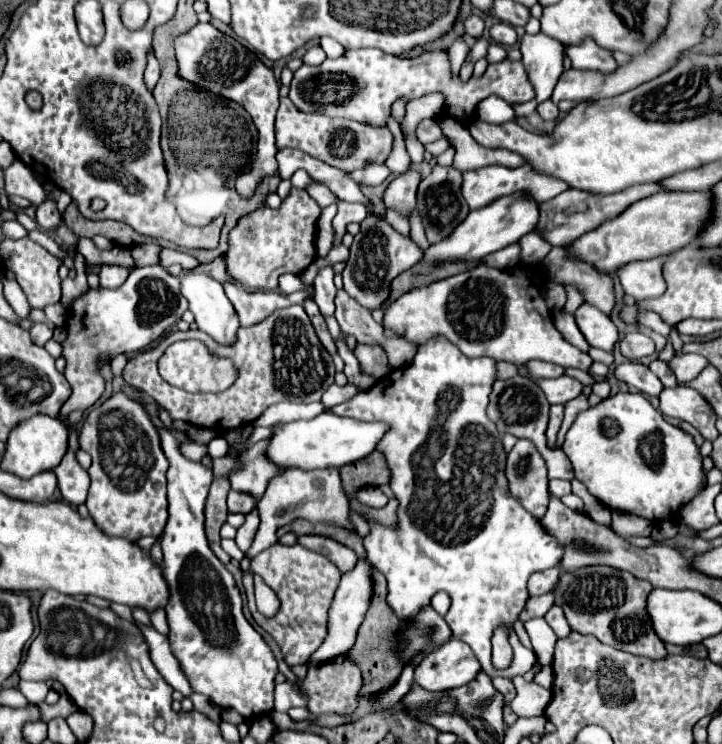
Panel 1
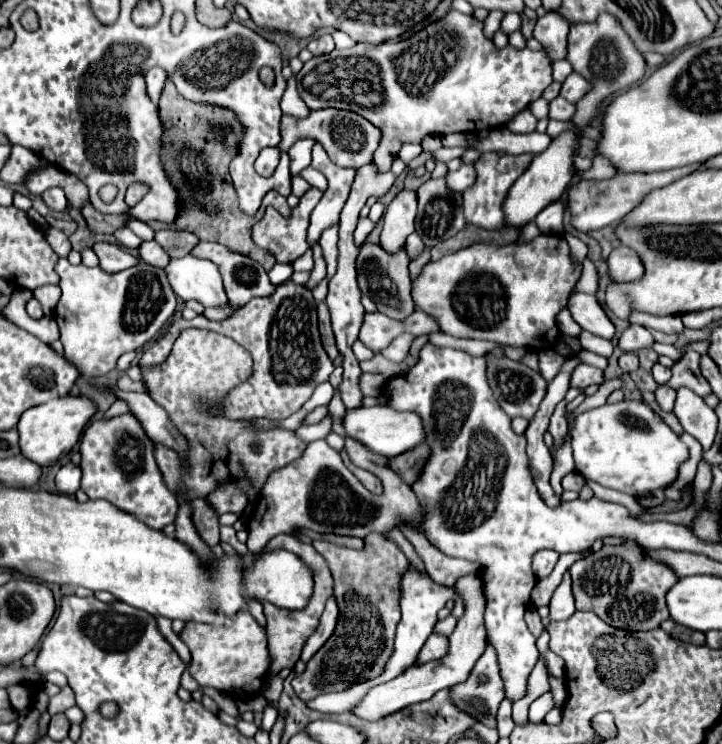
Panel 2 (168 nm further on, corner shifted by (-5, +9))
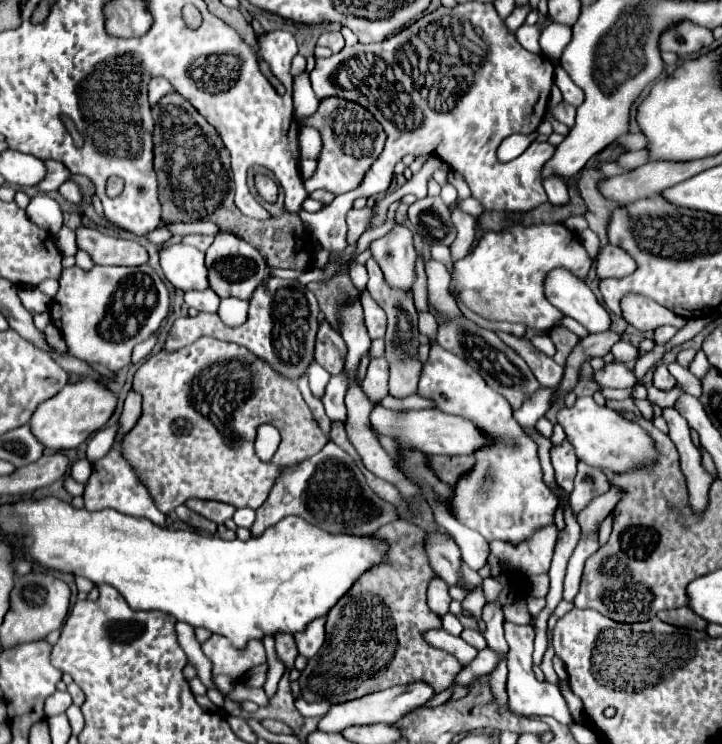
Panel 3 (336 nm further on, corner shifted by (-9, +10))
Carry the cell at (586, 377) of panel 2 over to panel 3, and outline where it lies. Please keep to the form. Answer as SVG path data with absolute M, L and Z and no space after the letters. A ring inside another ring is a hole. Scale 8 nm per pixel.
M619 362L605 364L605 368L595 372L593 378L601 384L601 388L633 388L637 384L633 370L627 364Z

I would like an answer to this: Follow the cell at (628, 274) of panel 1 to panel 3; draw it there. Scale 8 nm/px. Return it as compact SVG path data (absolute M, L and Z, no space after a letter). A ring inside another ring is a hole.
M603 246L597 254L595 272L599 278L623 278L635 270L635 260L619 246Z

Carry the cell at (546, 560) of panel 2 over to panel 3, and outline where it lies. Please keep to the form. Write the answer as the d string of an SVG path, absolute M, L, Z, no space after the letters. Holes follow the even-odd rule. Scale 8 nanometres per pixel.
M545 526L543 530L535 530L535 534L527 542L519 542L519 546L511 546L509 542L491 542L489 546L491 552L499 560L503 560L507 570L533 576L549 572L555 542L557 528Z

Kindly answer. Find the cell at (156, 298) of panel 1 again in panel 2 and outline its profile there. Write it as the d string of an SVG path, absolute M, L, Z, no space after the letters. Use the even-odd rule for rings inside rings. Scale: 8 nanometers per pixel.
M59 259L55 269L61 277L59 287L63 291L55 307L61 343L65 357L79 369L81 379L87 383L115 369L123 353L151 341L177 309L177 295L171 283L167 283L165 269L143 261L119 273L105 273L101 267L75 267L67 259Z

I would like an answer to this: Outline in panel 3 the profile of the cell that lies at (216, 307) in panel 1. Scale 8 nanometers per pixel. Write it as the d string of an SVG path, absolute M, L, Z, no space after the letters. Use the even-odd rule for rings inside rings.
M171 244L161 250L161 268L165 278L179 290L205 290L207 268L205 254L187 244Z

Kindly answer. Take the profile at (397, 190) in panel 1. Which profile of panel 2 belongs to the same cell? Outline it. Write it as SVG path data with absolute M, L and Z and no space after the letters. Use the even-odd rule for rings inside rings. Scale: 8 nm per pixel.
M401 189L395 199L389 203L383 215L383 231L381 231L381 245L387 251L397 251L403 247L407 235L413 231L417 211L417 195L413 189Z

